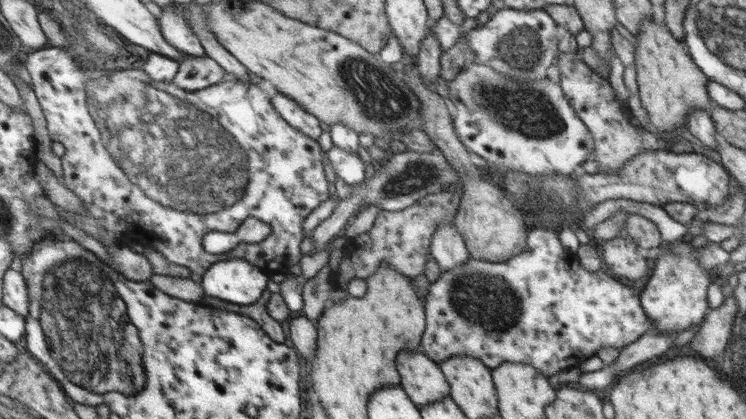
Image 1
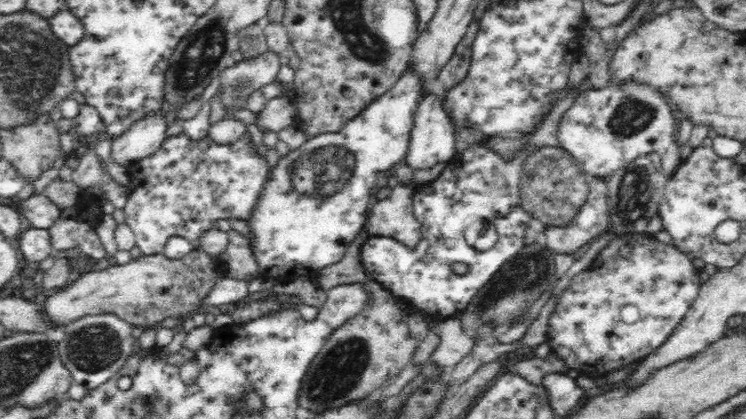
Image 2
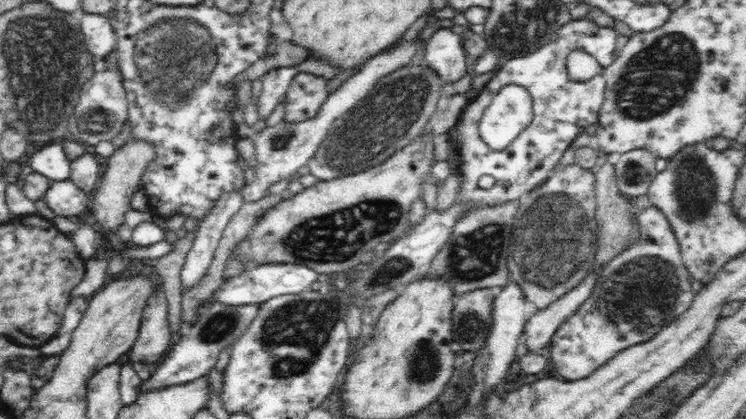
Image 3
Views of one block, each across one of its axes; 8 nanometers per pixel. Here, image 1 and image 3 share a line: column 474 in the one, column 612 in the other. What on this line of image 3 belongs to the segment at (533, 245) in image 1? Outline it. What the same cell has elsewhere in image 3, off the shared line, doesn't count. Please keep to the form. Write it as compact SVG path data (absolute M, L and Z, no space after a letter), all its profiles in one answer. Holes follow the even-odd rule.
M654 206L636 212L640 237L627 247L622 254L615 256L599 271L592 294L580 304L554 330L548 351L556 373L568 382L588 378L597 368L614 358L621 350L649 341L662 327L674 322L688 307L695 297L691 287L691 274L683 263L678 239L670 228L666 215Z

